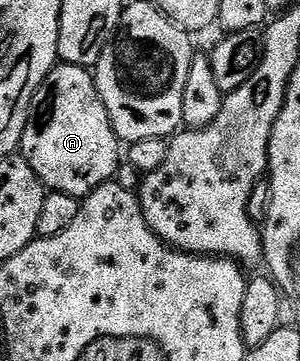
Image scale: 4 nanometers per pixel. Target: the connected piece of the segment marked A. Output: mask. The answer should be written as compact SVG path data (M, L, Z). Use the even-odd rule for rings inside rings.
M60 62L47 74L47 79L37 89L31 102L21 154L29 161L44 188L51 191L86 197L90 191L96 191L103 183L110 183L116 178L121 166L121 140L109 121L109 113L95 88L94 74L88 68Z

